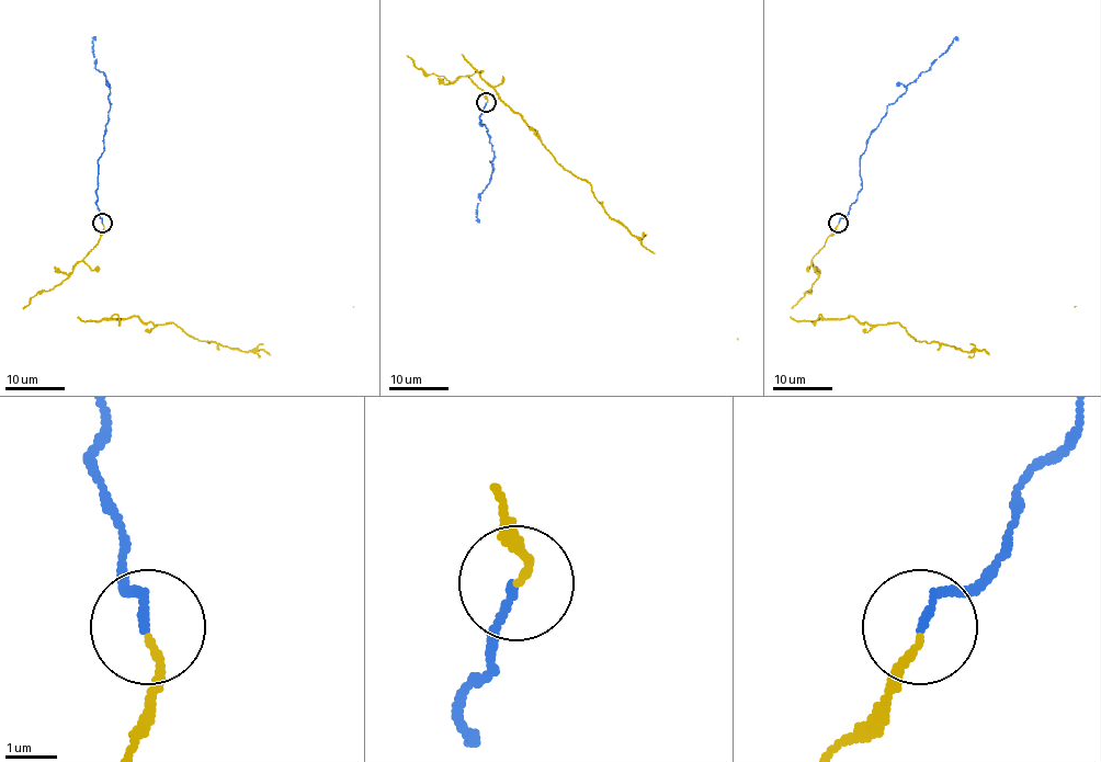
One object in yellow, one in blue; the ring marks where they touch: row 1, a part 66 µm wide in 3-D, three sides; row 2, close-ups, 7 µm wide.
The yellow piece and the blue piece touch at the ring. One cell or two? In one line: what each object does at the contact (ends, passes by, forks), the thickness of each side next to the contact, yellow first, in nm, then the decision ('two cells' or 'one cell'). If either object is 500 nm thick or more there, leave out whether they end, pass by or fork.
yellow ends there; blue ends there; 140 nm thick on the yellow side, 150 nm on the other; one cell

